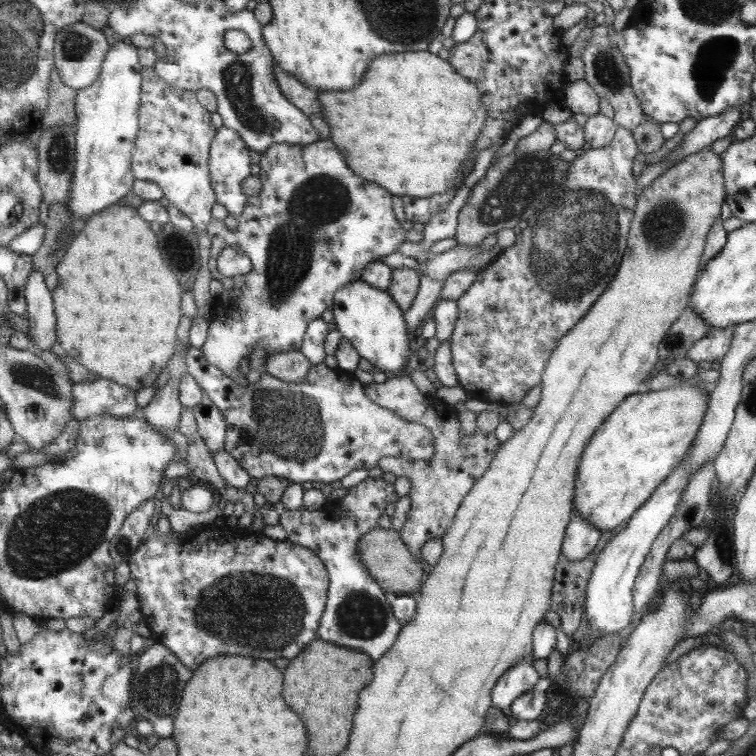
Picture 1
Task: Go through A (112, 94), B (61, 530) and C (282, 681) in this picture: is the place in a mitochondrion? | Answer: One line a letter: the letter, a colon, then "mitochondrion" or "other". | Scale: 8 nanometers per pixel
A: other
B: mitochondrion
C: other

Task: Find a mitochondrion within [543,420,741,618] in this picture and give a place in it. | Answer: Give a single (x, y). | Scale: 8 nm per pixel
(721, 538)

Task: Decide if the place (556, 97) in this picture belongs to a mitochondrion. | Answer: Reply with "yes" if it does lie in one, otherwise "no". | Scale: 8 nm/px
no

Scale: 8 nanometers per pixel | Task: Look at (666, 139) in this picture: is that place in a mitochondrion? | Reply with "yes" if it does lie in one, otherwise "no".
no

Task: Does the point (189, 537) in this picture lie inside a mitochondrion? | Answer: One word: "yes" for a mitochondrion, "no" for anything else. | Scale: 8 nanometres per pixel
no

